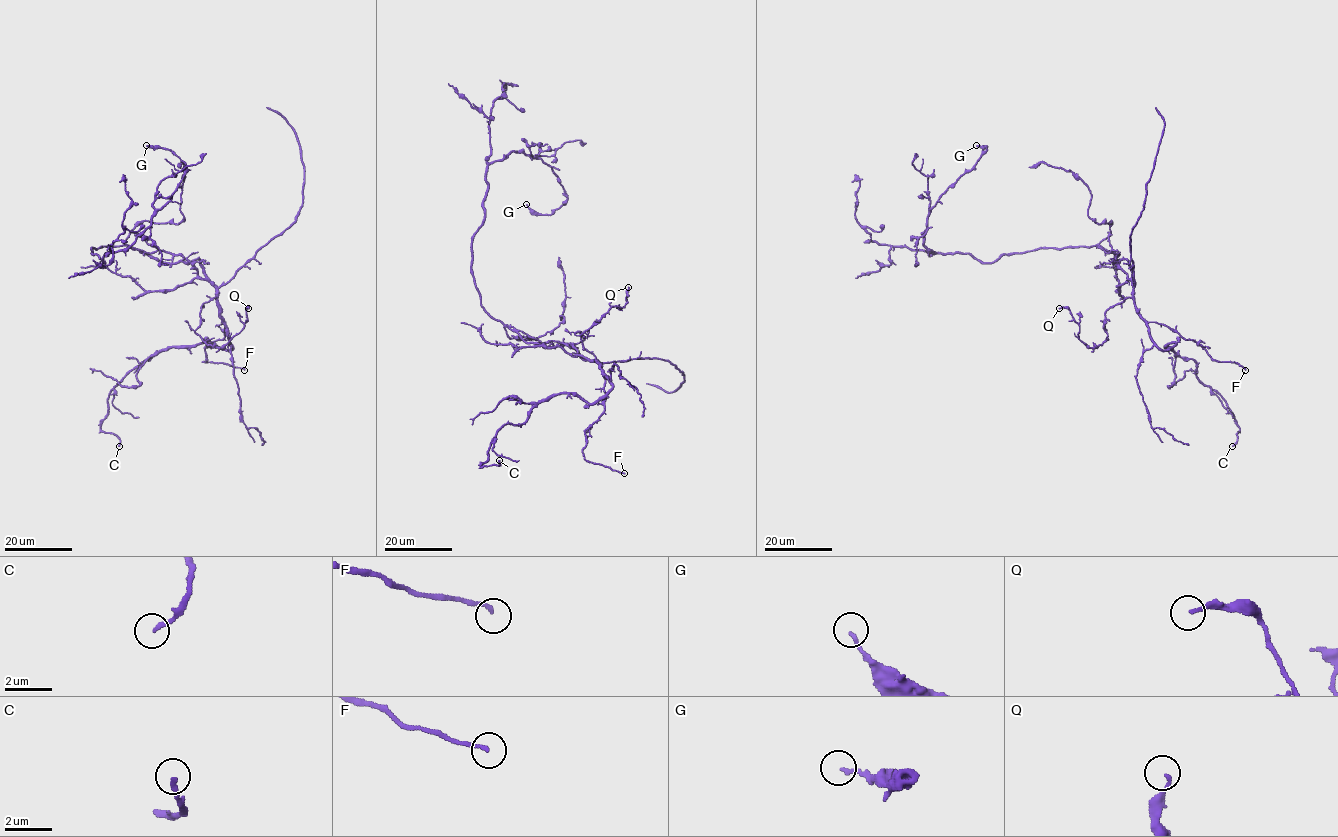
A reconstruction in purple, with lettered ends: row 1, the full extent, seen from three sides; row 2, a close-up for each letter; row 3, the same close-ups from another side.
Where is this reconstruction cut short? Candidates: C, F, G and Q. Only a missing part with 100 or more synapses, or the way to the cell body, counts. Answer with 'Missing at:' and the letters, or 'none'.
Missing at: none

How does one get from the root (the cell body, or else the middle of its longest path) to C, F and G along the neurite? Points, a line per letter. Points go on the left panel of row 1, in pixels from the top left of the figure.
C: (146, 253), (189, 261), (215, 288), (232, 348), (171, 346), (135, 366), (112, 389), (101, 426), (119, 446)
F: (146, 253), (161, 262), (189, 261), (215, 288), (224, 337), (206, 347), (202, 361), (244, 370)
G: (146, 253), (128, 246), (91, 248), (104, 263), (106, 253), (124, 251), (187, 170), (169, 149), (146, 145)

